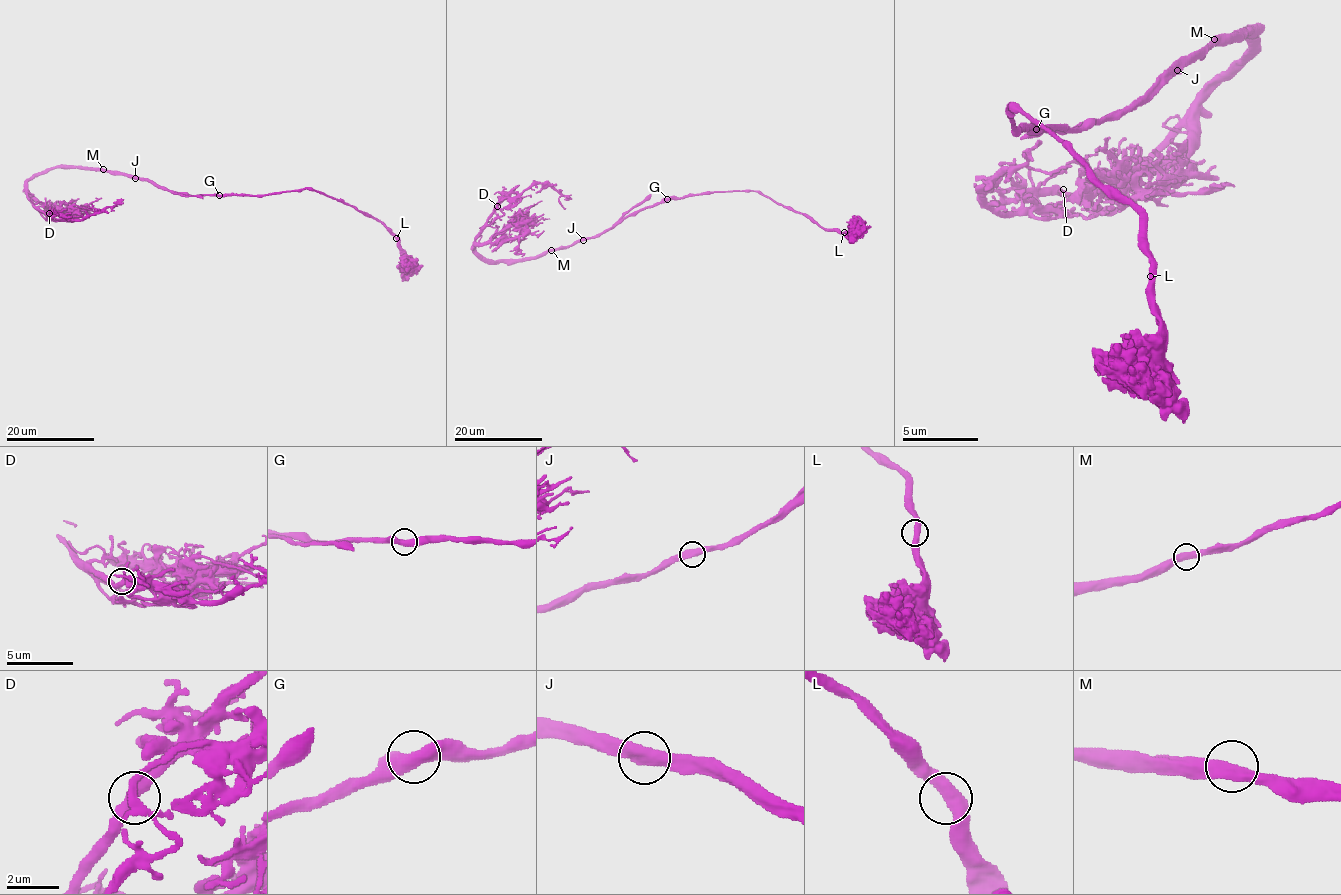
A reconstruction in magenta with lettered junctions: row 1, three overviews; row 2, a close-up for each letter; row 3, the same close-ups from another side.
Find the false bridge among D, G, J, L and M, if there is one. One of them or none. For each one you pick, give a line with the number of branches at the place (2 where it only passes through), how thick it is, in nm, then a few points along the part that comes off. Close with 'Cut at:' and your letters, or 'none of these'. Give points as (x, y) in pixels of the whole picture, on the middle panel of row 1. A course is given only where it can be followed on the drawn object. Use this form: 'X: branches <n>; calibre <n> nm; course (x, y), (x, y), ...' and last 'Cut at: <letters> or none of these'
Cut at: none of these

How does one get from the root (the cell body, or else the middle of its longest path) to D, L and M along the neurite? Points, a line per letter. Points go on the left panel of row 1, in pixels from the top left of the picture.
D: (165, 188), (143, 179), (93, 168), (51, 168), (38, 172), (28, 181), (28, 199), (44, 214), (49, 213)
L: (165, 188), (190, 195), (265, 195), (313, 189), (367, 213), (396, 238)
M: (165, 188), (103, 169)

